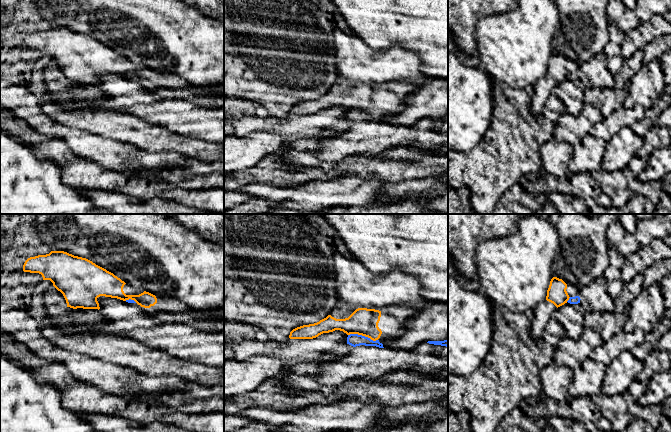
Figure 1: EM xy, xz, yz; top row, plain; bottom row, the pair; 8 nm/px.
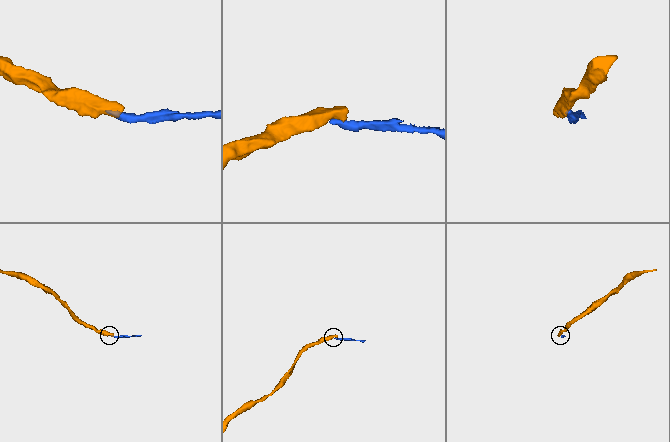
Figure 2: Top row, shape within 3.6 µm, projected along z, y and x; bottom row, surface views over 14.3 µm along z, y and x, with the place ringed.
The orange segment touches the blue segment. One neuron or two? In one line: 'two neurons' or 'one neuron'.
two neurons

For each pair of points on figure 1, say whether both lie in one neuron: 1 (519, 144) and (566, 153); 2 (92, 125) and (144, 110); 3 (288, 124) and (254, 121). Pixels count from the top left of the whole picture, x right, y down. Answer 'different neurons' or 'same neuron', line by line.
1: different neurons
2: different neurons
3: same neuron

